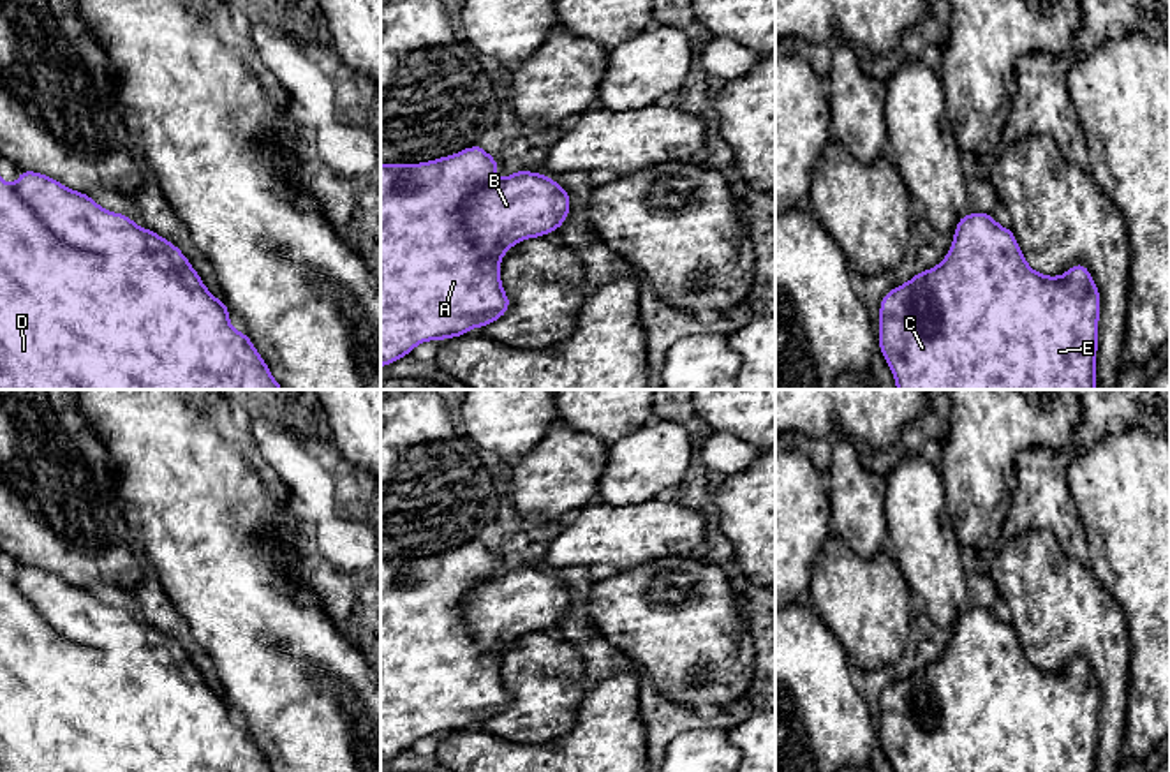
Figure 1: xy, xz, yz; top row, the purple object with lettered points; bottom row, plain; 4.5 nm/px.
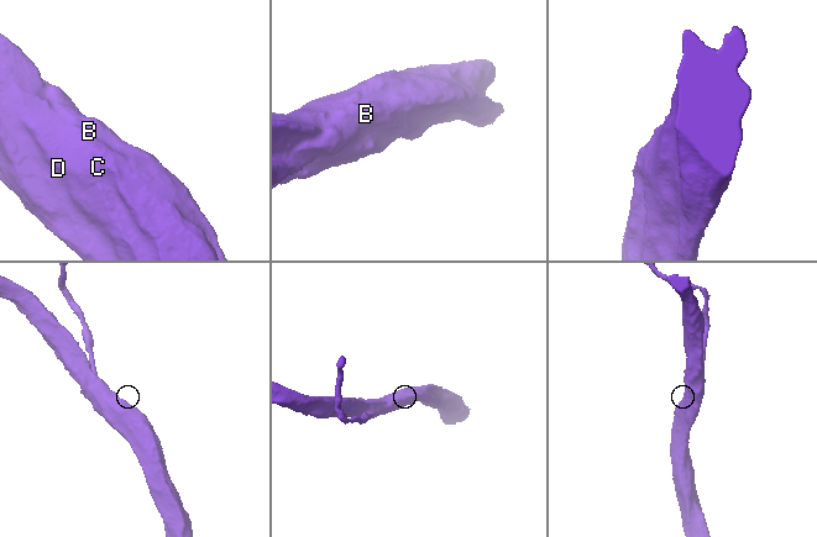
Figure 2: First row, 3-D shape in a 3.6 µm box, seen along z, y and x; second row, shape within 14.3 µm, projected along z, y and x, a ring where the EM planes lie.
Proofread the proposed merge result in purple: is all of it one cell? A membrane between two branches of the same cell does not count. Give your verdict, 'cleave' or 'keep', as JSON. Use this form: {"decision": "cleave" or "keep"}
{"decision": "keep"}

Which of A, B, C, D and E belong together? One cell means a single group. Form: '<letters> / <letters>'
A B C D E

